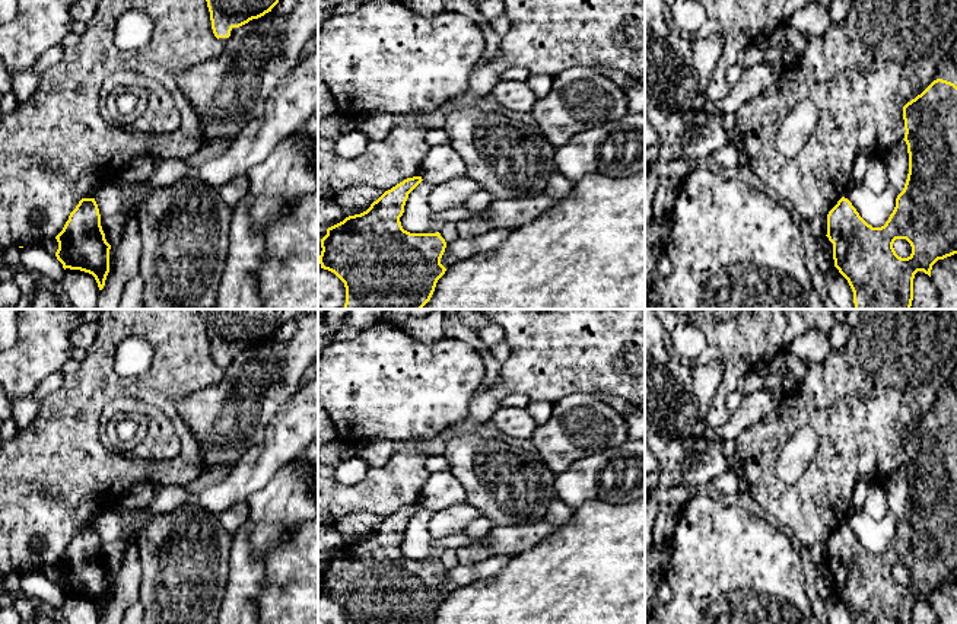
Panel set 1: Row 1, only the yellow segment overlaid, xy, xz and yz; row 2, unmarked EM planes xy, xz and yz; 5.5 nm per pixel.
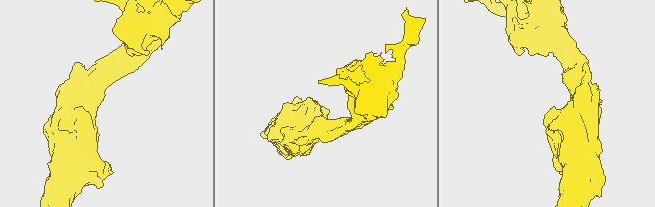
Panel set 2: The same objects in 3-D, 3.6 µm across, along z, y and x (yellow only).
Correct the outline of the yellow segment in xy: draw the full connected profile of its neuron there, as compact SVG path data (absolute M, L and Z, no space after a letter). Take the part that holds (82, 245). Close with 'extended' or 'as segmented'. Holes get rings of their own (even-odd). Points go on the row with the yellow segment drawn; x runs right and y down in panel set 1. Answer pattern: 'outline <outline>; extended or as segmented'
outline M95 198L79 201L55 239L58 242L55 257L63 268L92 274L102 290L109 273L111 245L105 239Z; as segmented

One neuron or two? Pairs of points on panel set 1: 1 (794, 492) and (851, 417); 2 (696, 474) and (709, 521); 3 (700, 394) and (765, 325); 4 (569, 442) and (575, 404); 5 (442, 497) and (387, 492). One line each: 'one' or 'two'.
1: one
2: two
3: two
4: one
5: two

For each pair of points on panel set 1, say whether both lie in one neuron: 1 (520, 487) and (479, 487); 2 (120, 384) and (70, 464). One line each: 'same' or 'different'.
1: same
2: same

